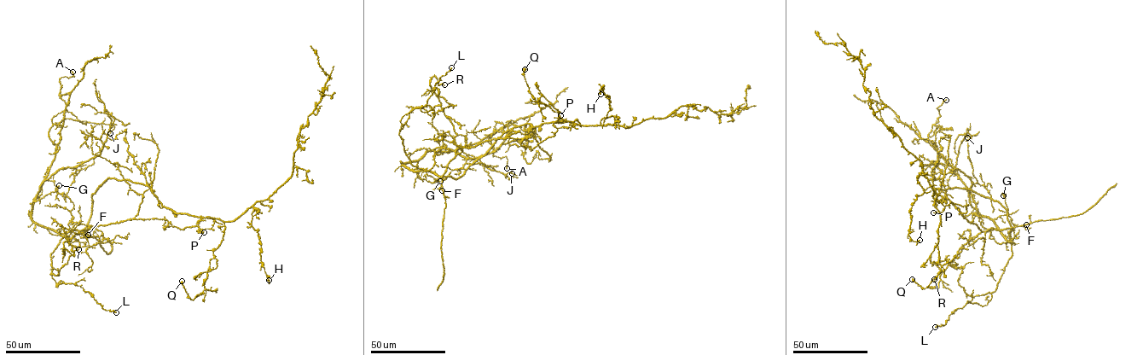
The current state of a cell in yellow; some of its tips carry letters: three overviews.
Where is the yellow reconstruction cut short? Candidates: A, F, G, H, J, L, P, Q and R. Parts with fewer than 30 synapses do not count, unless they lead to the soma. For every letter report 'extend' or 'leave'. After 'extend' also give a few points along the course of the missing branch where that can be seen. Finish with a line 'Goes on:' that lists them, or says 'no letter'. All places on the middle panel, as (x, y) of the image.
A: leave
F: leave
G: leave
H: leave
J: leave
L: leave
P: leave
Q: leave
R: leave
Goes on: no letter

